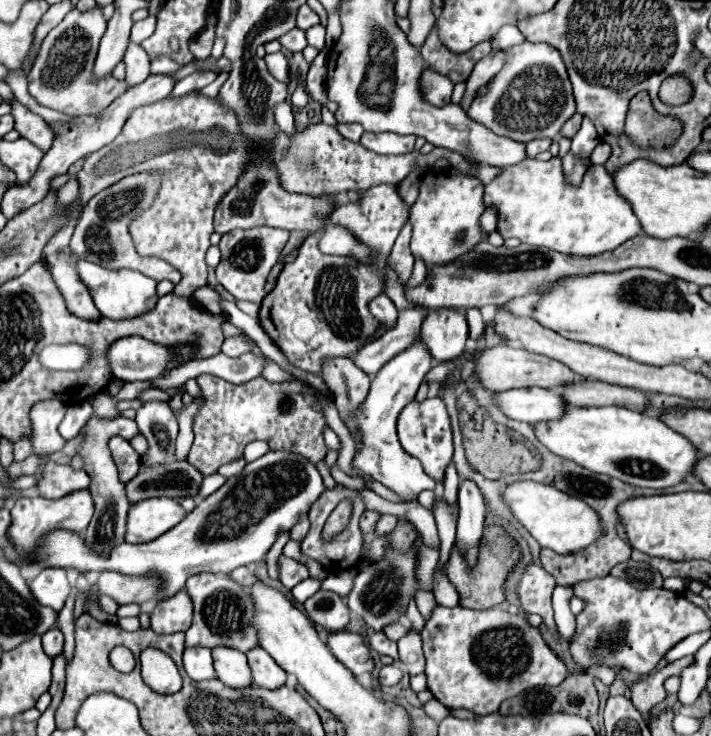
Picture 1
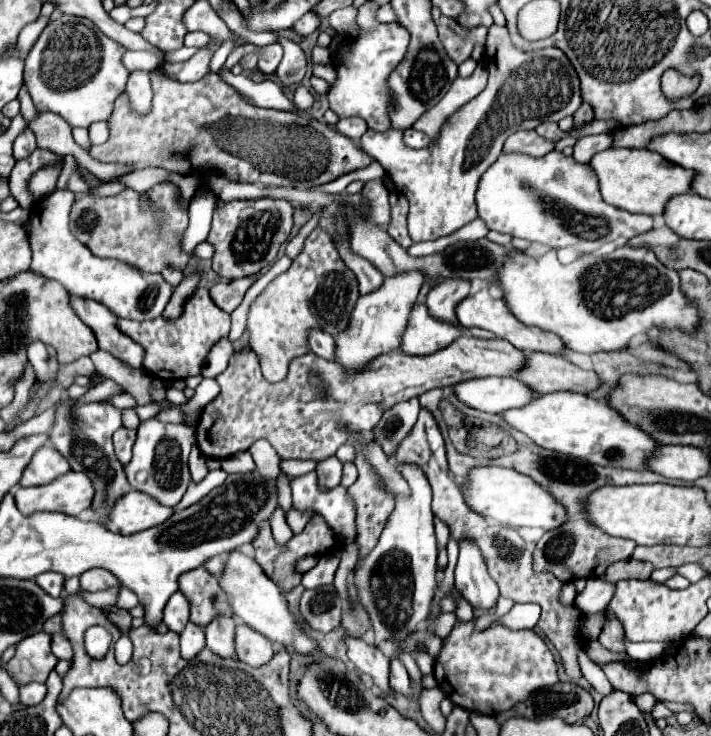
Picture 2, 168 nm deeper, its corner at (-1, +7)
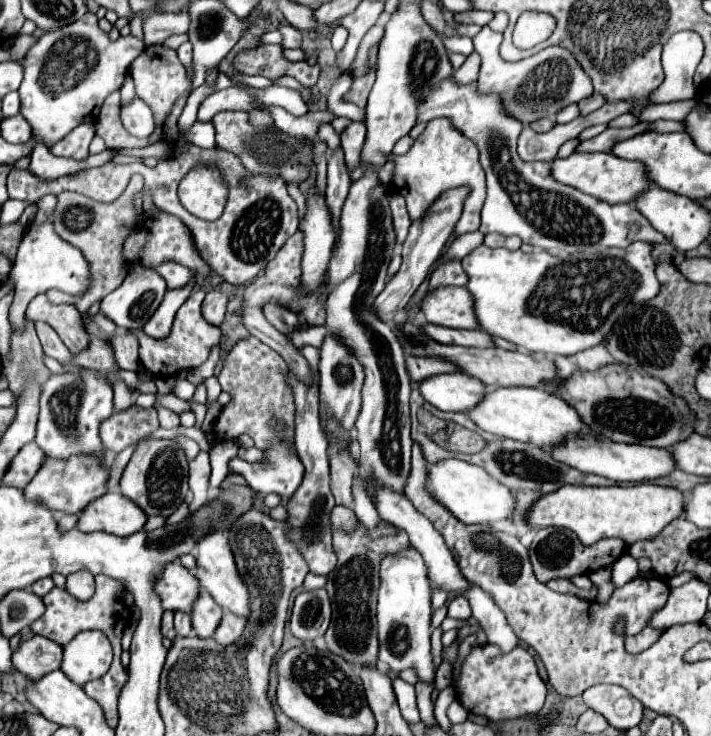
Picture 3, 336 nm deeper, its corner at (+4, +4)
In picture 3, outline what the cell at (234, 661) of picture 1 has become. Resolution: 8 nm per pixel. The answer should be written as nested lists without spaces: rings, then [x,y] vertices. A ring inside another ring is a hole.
[[[202,591],[192,607],[190,617],[192,617],[192,627],[194,627],[196,635],[210,639],[210,637],[214,637],[214,631],[220,625],[222,609],[214,603],[214,599],[206,591]]]

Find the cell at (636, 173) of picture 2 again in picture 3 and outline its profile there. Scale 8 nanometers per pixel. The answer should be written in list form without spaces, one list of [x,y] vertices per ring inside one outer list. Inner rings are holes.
[[[572,153],[568,159],[554,159],[552,175],[556,181],[576,187],[582,193],[588,193],[606,203],[634,203],[640,193],[648,191],[652,183],[644,179],[644,167],[640,163],[632,163],[628,159],[616,159],[612,153]]]

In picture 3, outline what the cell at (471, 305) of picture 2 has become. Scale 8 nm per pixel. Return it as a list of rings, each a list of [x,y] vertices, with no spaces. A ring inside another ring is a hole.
[[[440,287],[434,293],[426,295],[422,301],[422,311],[430,323],[438,323],[454,329],[480,329],[476,327],[476,315],[472,315],[472,295],[466,287]]]

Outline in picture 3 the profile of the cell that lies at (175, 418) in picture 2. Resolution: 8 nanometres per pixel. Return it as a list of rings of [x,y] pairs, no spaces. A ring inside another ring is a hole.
[[[132,405],[128,411],[114,413],[100,425],[100,439],[108,453],[120,453],[122,449],[154,433],[158,427],[160,423],[154,409]]]

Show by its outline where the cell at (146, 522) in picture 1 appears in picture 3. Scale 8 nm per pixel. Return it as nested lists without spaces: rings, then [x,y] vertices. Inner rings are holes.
[[[106,493],[100,499],[92,501],[84,511],[78,515],[78,529],[80,531],[106,531],[118,537],[132,535],[144,529],[148,517],[136,503],[124,499],[120,493]]]

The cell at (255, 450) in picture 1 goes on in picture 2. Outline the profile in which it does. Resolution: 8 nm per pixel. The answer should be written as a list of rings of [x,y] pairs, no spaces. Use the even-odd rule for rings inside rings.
[[[257,440],[251,448],[249,448],[255,464],[257,464],[257,472],[267,478],[267,480],[275,480],[279,476],[279,456],[273,450],[273,446],[267,440]]]

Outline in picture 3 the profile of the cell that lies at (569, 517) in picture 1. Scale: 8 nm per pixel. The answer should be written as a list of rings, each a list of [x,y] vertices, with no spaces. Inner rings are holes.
[[[444,459],[428,469],[428,491],[462,523],[492,523],[512,519],[516,507],[516,493],[504,483],[492,479],[482,467],[460,459]]]

